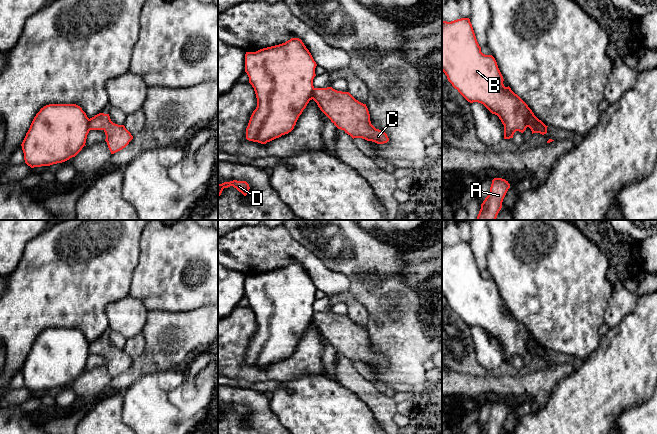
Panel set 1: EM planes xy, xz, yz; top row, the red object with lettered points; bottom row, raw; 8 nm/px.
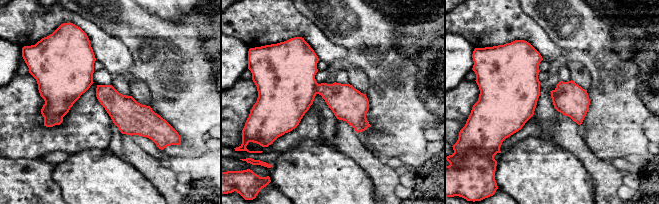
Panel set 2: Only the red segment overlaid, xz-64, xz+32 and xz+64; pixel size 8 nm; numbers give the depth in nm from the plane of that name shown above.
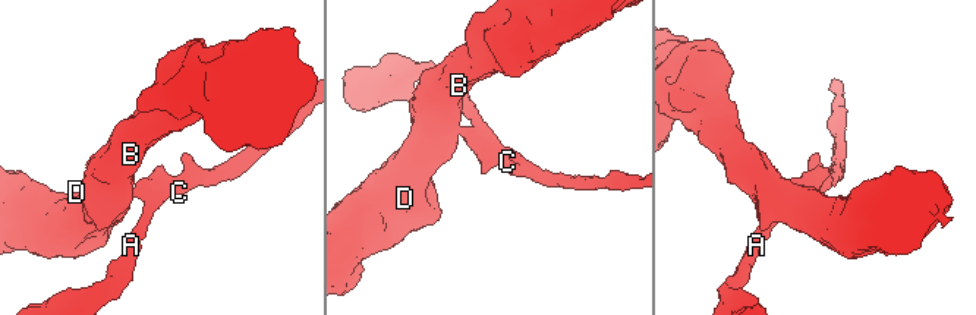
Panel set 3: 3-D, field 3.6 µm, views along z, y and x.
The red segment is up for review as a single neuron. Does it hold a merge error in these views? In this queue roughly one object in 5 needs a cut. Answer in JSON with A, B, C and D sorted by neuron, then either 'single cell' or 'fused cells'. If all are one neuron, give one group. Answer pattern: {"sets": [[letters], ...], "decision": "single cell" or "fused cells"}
{"sets": [["A", "C"], ["B", "D"]], "decision": "fused cells"}

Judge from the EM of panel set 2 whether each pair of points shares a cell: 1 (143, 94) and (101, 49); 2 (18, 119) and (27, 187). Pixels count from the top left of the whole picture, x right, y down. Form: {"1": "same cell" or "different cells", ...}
{"1": "different cells", "2": "different cells"}

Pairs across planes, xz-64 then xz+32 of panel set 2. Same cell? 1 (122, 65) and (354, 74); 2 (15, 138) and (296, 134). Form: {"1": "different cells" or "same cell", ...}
{"1": "different cells", "2": "same cell"}

